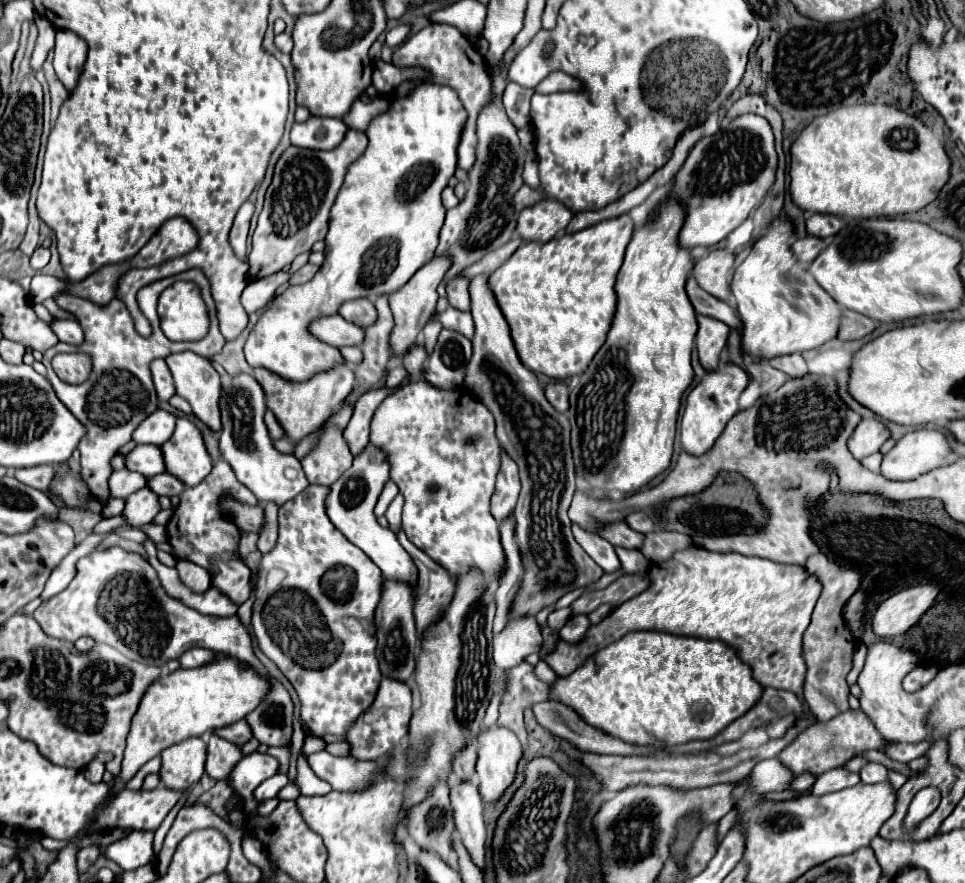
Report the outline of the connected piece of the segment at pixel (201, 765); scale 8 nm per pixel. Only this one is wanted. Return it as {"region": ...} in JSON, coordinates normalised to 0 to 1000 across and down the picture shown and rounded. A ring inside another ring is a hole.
{"region":[[[194,836],[167,852],[167,886],[179,895],[198,892],[212,874],[215,843],[208,836]]]}

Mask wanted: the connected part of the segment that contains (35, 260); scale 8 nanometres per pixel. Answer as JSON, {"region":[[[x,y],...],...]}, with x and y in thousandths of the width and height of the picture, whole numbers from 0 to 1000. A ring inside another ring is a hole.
{"region":[[[40,279],[36,285],[34,285],[34,290],[31,292],[32,304],[42,305],[49,300],[51,297],[51,292],[53,292],[53,285],[49,283],[49,281],[45,281],[45,279]]]}

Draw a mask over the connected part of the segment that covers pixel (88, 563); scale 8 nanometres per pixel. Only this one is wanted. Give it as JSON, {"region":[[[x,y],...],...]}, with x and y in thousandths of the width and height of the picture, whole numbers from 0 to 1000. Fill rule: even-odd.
{"region":[[[123,618],[98,623],[84,632],[74,661],[53,680],[45,682],[36,691],[36,702],[53,723],[78,727],[84,720],[92,720],[98,727],[123,736],[130,745],[154,754],[167,757],[196,734],[208,732],[225,741],[248,745],[273,766],[279,766],[275,754],[262,741],[260,720],[246,695],[235,700],[215,698],[192,686],[188,680],[177,677],[165,661],[159,641],[146,627],[132,625]]]}

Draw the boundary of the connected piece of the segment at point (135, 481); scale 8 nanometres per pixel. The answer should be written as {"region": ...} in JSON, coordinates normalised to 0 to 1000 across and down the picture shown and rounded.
{"region":[[[121,532],[117,535],[117,539],[113,541],[113,553],[117,557],[117,564],[132,564],[134,559],[146,555],[152,550],[152,541],[136,535],[136,532]]]}

